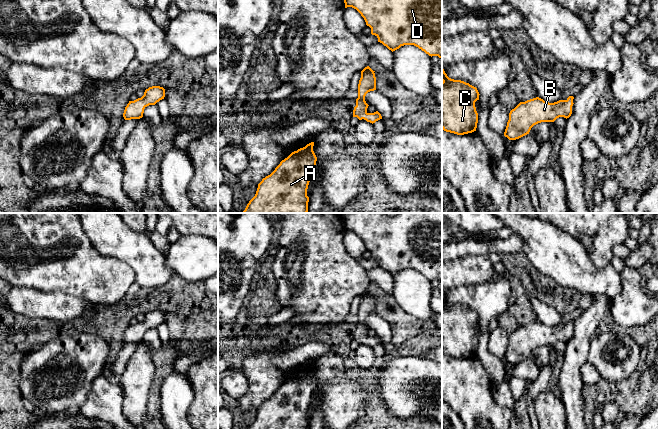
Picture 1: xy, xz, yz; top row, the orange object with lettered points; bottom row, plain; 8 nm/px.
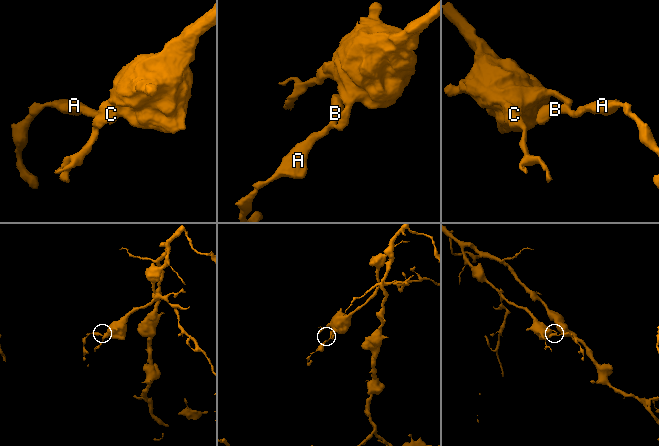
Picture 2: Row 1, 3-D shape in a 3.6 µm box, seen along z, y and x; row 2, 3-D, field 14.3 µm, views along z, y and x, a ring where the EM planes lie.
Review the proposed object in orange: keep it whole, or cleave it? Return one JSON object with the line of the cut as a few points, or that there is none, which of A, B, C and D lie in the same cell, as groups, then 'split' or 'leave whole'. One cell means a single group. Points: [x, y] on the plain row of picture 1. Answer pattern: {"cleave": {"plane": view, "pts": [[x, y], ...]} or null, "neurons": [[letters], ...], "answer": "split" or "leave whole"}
{"cleave": null, "neurons": [["A", "B", "C", "D"]], "answer": "leave whole"}

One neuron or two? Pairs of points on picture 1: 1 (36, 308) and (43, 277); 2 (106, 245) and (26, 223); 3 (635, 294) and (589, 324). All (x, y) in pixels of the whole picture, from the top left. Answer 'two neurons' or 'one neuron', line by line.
1: two neurons
2: two neurons
3: two neurons

